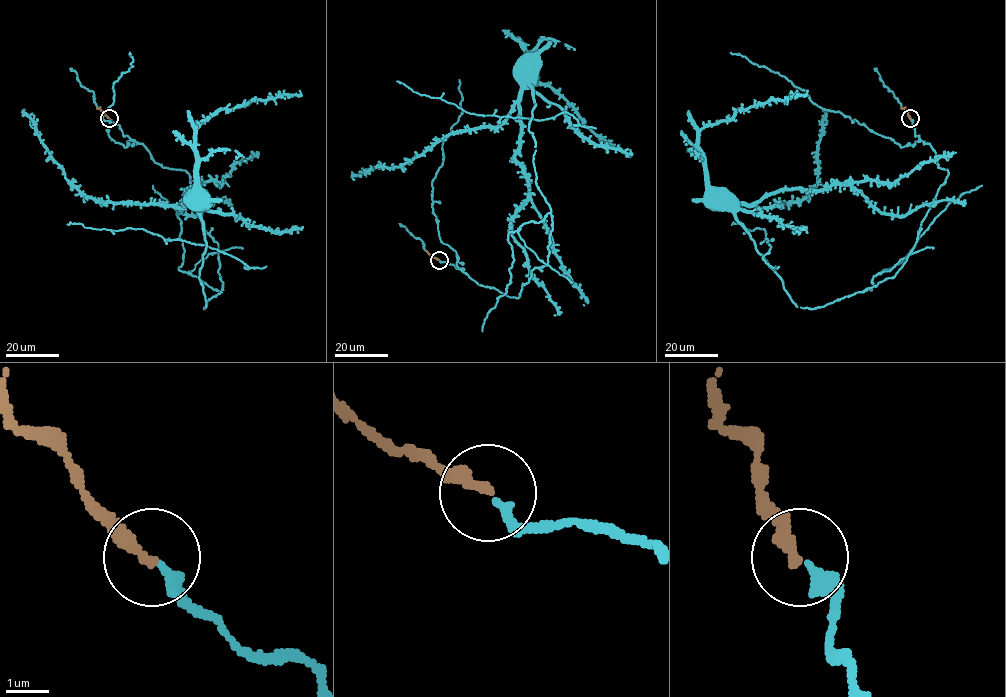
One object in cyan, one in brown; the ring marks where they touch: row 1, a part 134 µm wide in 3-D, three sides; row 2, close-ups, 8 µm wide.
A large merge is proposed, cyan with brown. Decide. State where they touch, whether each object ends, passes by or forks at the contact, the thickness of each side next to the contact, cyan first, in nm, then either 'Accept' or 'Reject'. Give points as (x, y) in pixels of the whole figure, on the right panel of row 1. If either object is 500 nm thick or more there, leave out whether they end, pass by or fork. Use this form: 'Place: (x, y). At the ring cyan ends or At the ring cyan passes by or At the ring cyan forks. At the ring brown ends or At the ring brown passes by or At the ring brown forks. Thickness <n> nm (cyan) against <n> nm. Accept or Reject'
Place: (910, 118). At the ring cyan ends. At the ring brown ends. Thickness 240 nm (cyan) against 240 nm. Accept

